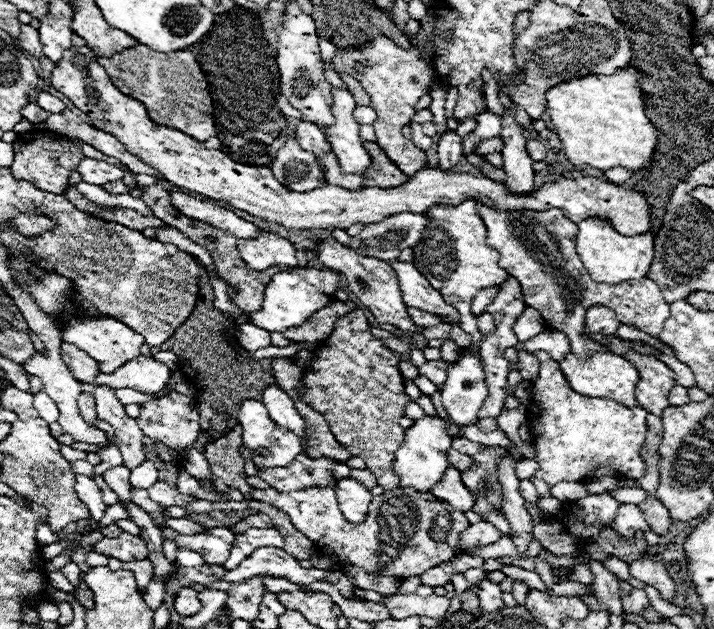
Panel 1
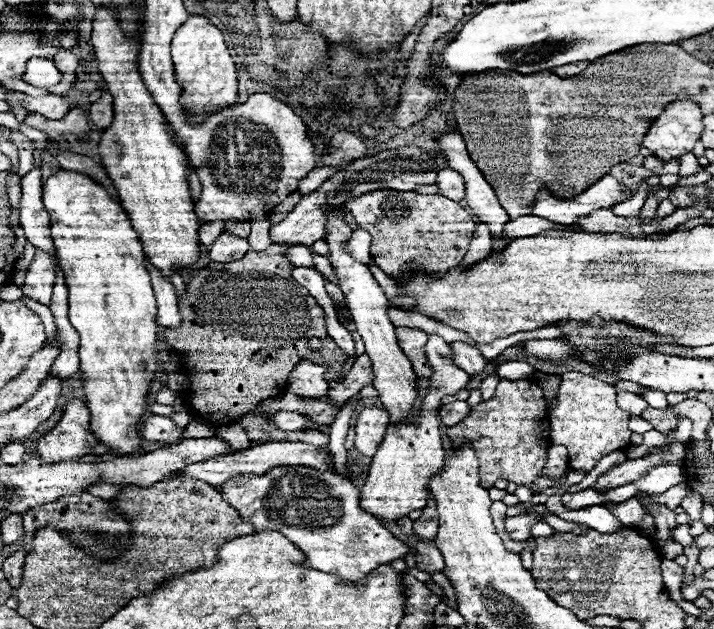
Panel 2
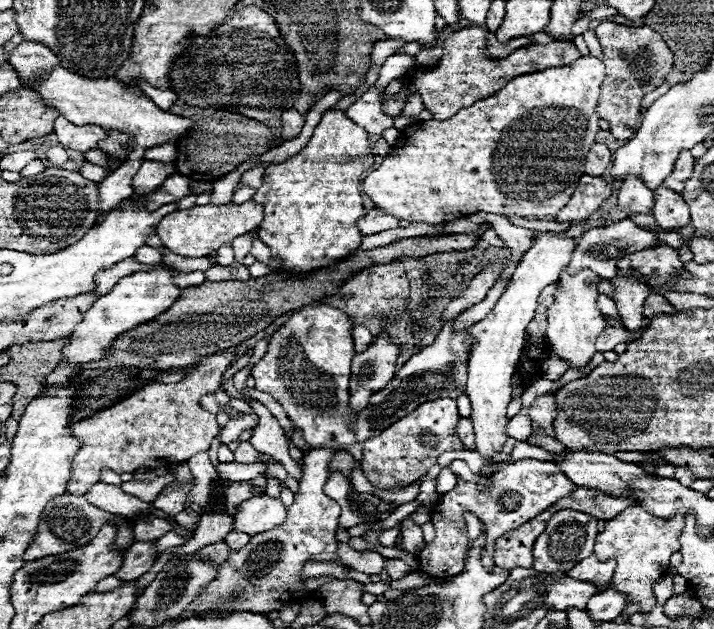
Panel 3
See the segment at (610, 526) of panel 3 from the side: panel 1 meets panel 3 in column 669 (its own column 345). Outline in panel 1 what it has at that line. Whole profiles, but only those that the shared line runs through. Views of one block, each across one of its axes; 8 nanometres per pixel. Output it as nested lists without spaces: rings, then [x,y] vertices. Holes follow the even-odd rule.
[[[274,488],[250,490],[252,500],[268,502],[290,516],[290,522],[300,530],[322,554],[336,554],[346,566],[360,566],[366,572],[394,578],[420,576],[426,570],[452,560],[458,554],[460,534],[470,526],[464,512],[436,500],[432,494],[420,494],[410,488],[386,490],[374,496],[370,512],[362,524],[348,522],[336,500],[334,490],[308,488],[298,492],[276,492]]]

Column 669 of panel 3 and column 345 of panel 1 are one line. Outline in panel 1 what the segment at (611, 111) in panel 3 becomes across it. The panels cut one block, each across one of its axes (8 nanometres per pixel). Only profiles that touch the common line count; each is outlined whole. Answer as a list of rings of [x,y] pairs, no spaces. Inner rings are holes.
[[[374,36],[372,42],[364,44],[362,48],[336,48],[332,64],[336,72],[344,72],[356,78],[364,92],[370,96],[370,106],[378,114],[378,120],[374,122],[376,144],[406,176],[412,178],[420,168],[426,166],[426,154],[412,140],[406,140],[400,130],[416,114],[414,104],[418,102],[418,98],[426,94],[426,88],[438,80],[432,60],[424,58],[422,50],[414,44],[404,50],[388,36]]]

